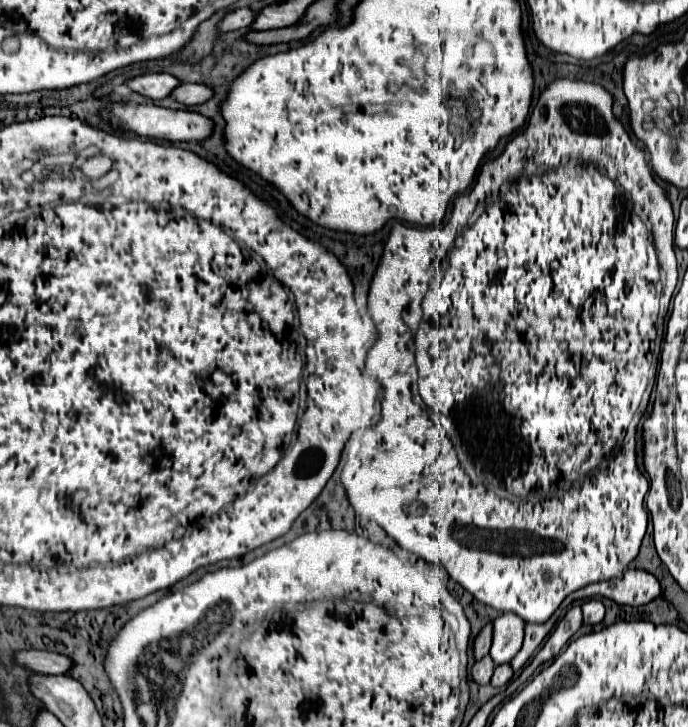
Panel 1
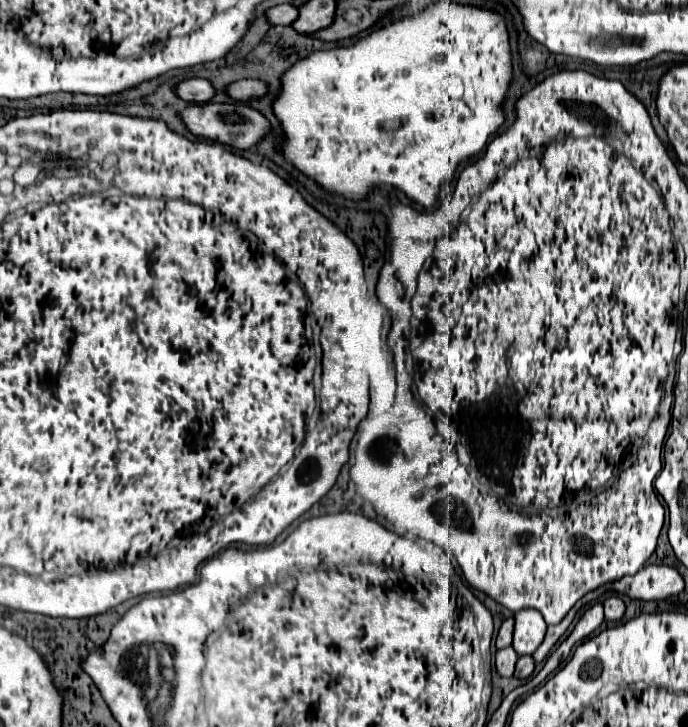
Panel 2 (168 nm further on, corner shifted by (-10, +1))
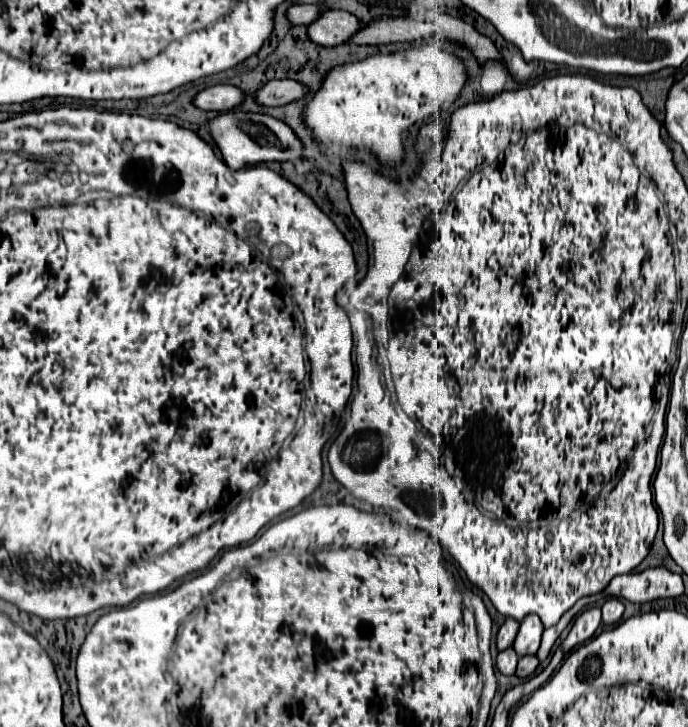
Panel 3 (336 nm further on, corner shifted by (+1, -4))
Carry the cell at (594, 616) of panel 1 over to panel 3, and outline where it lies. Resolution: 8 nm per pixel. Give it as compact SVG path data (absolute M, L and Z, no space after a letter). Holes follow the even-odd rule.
M607 599L601 609L603 609L603 623L607 623L607 625L617 623L625 611L625 607L619 599Z

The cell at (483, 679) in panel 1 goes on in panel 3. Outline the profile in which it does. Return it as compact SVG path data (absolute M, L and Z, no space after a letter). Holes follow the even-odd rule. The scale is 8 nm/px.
M509 647L497 655L497 669L503 675L513 675L517 669L517 661L519 661L519 655L513 651L513 647Z

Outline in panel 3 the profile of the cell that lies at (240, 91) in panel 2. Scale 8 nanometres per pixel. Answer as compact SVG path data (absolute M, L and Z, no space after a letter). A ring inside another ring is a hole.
M283 79L283 81L269 81L259 93L257 101L261 105L287 105L291 101L303 99L309 93L309 87L305 87L299 81L293 79Z

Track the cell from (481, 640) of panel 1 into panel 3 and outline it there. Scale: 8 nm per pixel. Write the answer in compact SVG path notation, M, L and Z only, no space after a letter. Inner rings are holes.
M507 619L507 621L501 625L499 633L497 633L497 649L503 651L503 649L511 647L513 641L515 641L515 637L517 637L517 631L519 631L519 623L513 621L513 619Z

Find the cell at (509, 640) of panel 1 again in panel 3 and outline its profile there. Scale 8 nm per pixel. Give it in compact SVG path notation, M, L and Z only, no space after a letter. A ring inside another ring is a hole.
M527 615L521 621L521 629L513 643L513 649L519 653L519 657L537 653L537 649L541 645L541 633L543 633L543 623L537 615Z

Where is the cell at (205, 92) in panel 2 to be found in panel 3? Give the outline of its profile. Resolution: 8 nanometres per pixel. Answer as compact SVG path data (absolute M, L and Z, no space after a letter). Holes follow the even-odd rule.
M215 85L201 91L195 97L195 105L205 111L231 111L239 107L245 99L245 93L233 85Z

